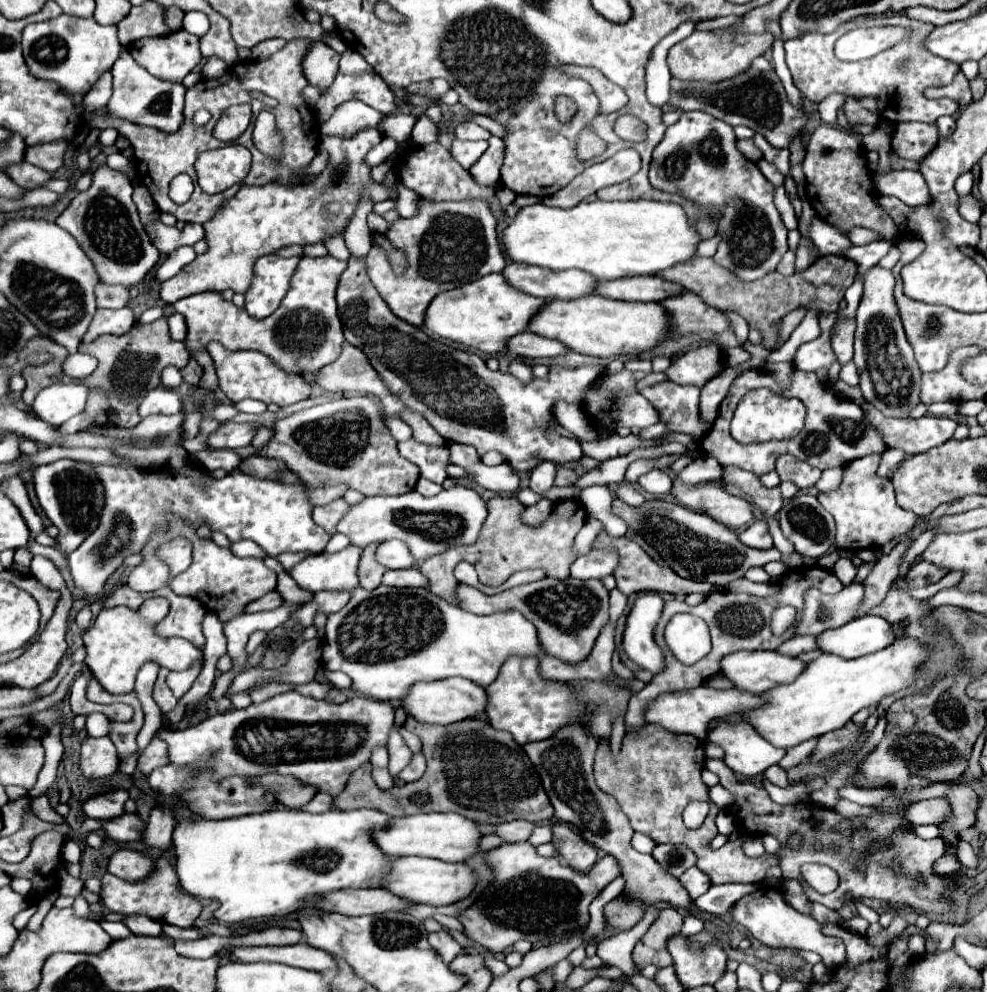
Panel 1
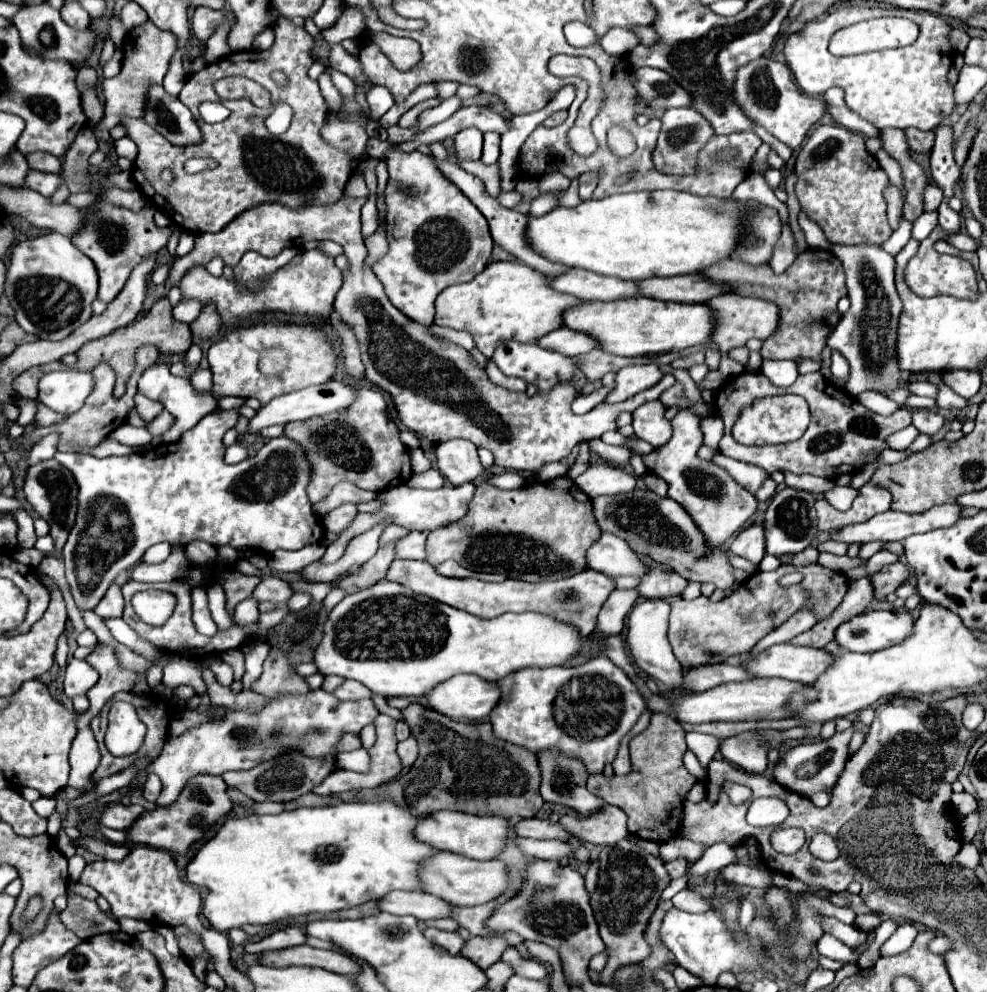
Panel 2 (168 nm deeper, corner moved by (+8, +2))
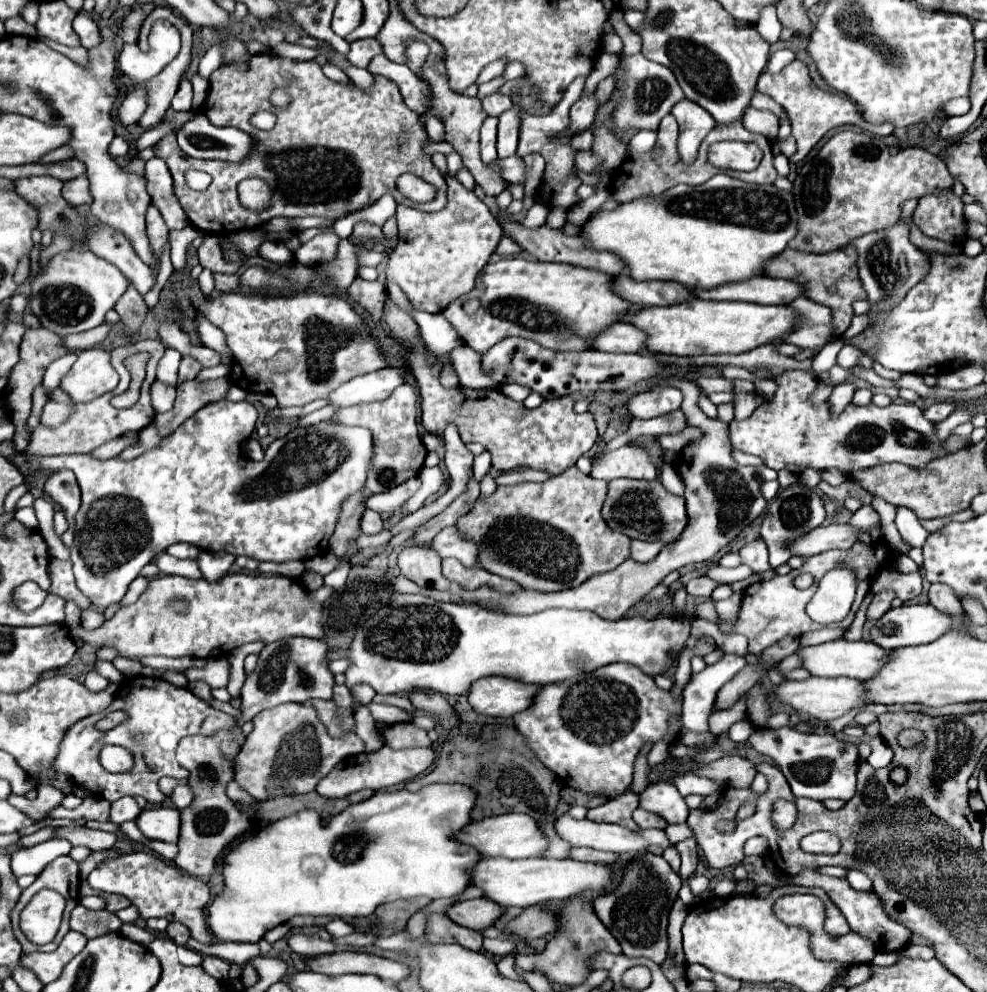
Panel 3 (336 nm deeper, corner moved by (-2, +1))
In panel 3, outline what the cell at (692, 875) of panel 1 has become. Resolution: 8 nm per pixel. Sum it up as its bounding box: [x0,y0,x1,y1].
[676,839,698,879]

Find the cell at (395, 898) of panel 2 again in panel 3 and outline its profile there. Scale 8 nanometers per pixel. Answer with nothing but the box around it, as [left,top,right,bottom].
[448,897,506,931]

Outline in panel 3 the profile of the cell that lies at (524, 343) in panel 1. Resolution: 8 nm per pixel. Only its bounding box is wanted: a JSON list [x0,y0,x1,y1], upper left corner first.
[594,323,646,353]

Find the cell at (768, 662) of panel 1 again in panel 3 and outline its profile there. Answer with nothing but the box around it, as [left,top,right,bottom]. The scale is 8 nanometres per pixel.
[798,639,890,681]

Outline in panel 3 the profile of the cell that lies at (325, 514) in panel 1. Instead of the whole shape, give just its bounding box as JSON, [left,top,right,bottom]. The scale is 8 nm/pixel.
[360,509,384,535]

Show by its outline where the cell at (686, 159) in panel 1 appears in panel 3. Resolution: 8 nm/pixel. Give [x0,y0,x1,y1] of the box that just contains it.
[672,99,716,163]

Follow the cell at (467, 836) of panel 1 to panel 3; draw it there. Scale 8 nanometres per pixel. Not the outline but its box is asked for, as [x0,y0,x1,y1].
[458,813,548,859]

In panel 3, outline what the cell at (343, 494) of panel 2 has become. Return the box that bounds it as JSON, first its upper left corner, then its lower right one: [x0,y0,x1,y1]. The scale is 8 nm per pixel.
[366,477,420,513]

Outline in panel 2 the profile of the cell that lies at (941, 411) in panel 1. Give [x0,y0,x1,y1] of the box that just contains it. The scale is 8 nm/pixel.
[906,396,936,410]

